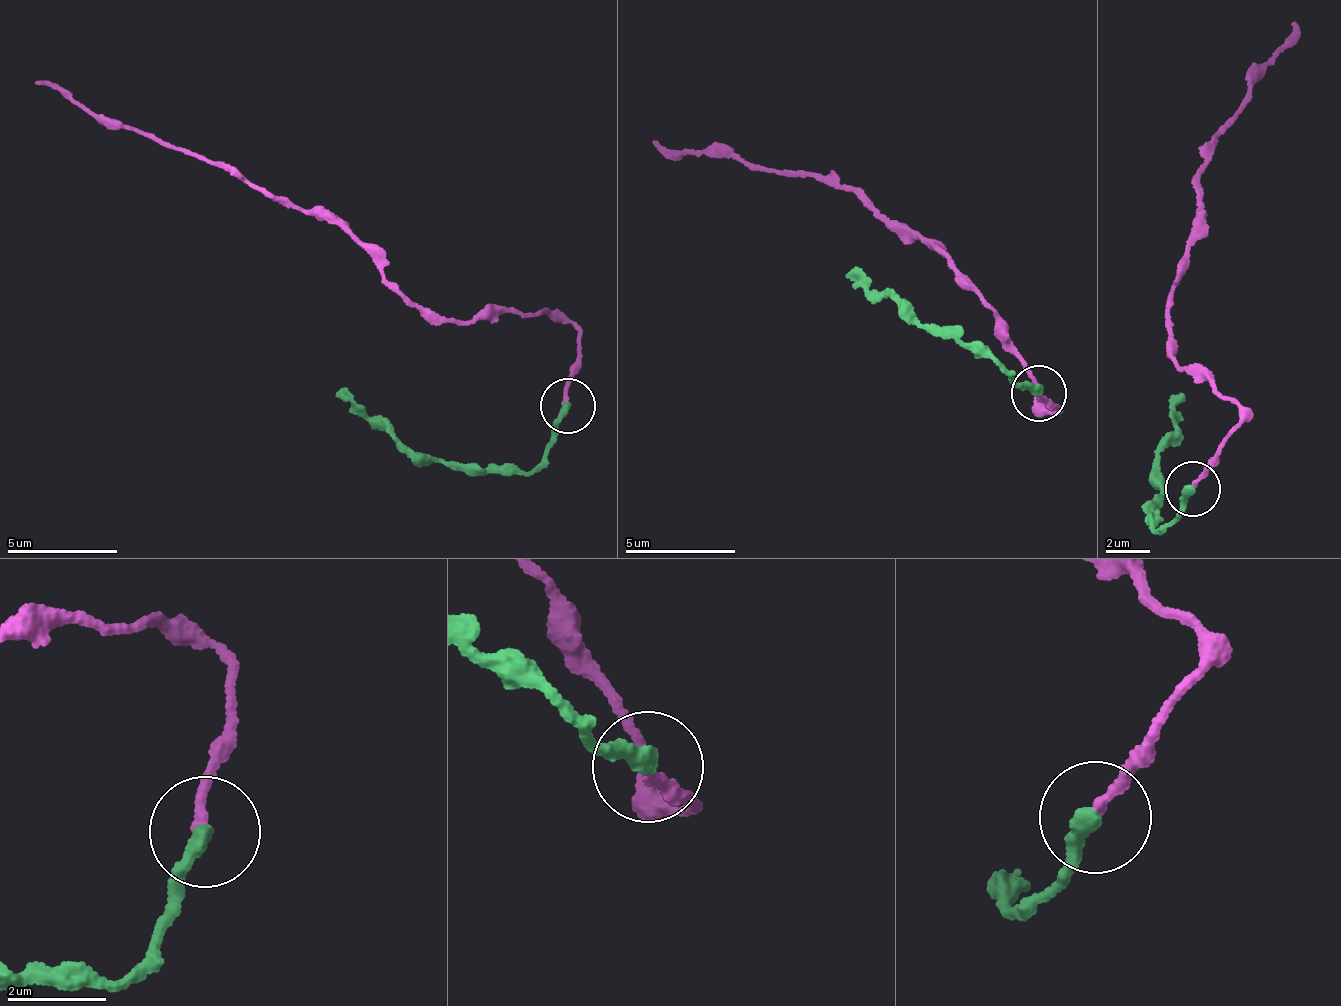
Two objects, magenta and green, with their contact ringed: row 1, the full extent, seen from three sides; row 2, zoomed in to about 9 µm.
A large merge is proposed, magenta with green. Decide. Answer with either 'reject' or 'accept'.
accept

